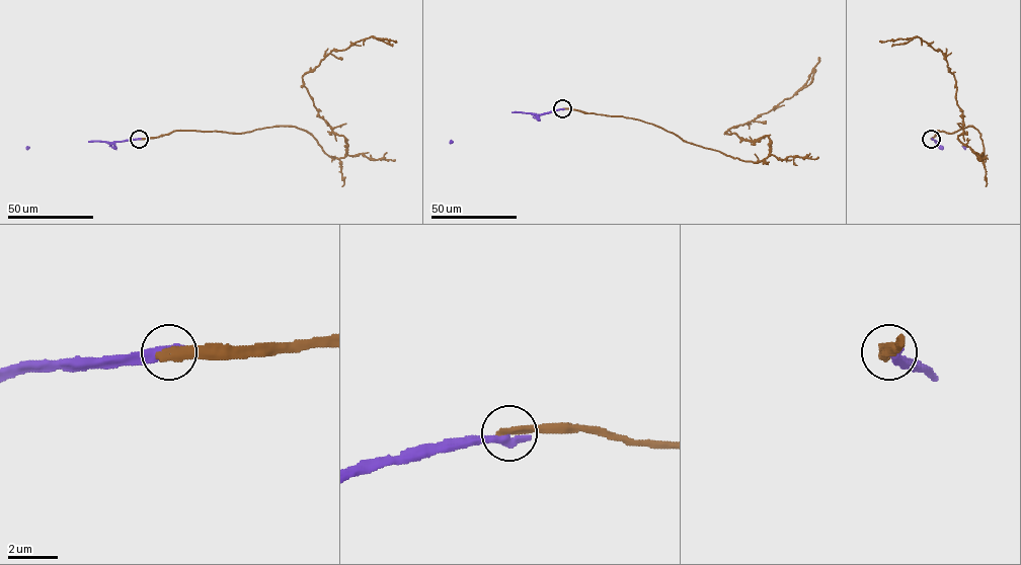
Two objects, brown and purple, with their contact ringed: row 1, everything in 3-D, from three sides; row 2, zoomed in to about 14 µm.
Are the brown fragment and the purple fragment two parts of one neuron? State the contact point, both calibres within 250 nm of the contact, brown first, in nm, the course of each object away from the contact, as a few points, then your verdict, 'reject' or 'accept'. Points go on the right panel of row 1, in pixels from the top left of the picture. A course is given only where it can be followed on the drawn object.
(931, 139) | 360/440 nm | brown via (931, 139), (937, 131), (972, 126), (985, 157), (958, 137), (962, 110), (940, 51), (917, 36), (879, 41) | purple via (931, 139), (964, 149) | reject

